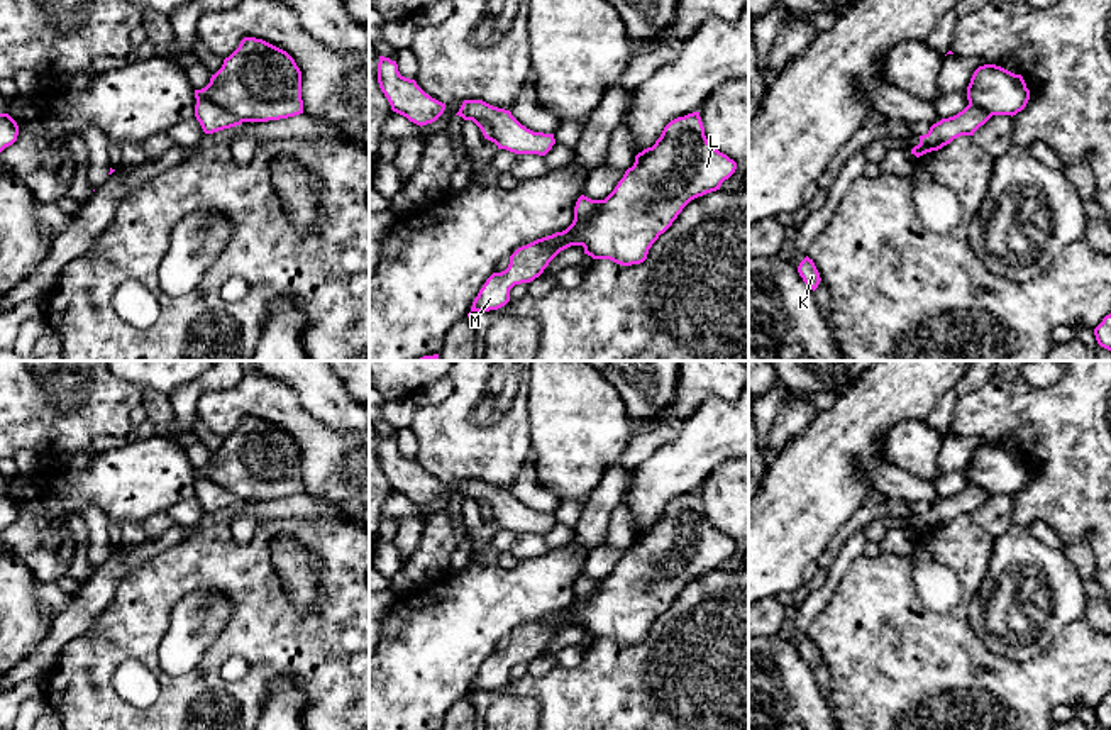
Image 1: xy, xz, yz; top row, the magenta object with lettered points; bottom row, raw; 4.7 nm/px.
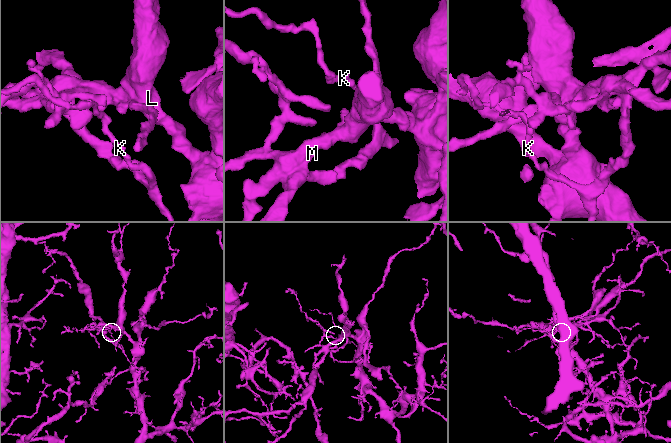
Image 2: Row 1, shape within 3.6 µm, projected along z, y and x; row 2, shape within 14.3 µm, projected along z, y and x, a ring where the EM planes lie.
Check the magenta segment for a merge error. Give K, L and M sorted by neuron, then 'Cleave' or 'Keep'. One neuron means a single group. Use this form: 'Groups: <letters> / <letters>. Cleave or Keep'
Groups: K M / L. Cleave

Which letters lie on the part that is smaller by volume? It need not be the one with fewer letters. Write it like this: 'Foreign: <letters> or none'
Foreign: K, M

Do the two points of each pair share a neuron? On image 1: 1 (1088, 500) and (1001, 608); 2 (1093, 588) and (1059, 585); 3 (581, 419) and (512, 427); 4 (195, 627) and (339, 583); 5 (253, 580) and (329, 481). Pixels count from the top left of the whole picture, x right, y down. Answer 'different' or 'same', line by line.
1: different
2: different
3: different
4: different
5: different

